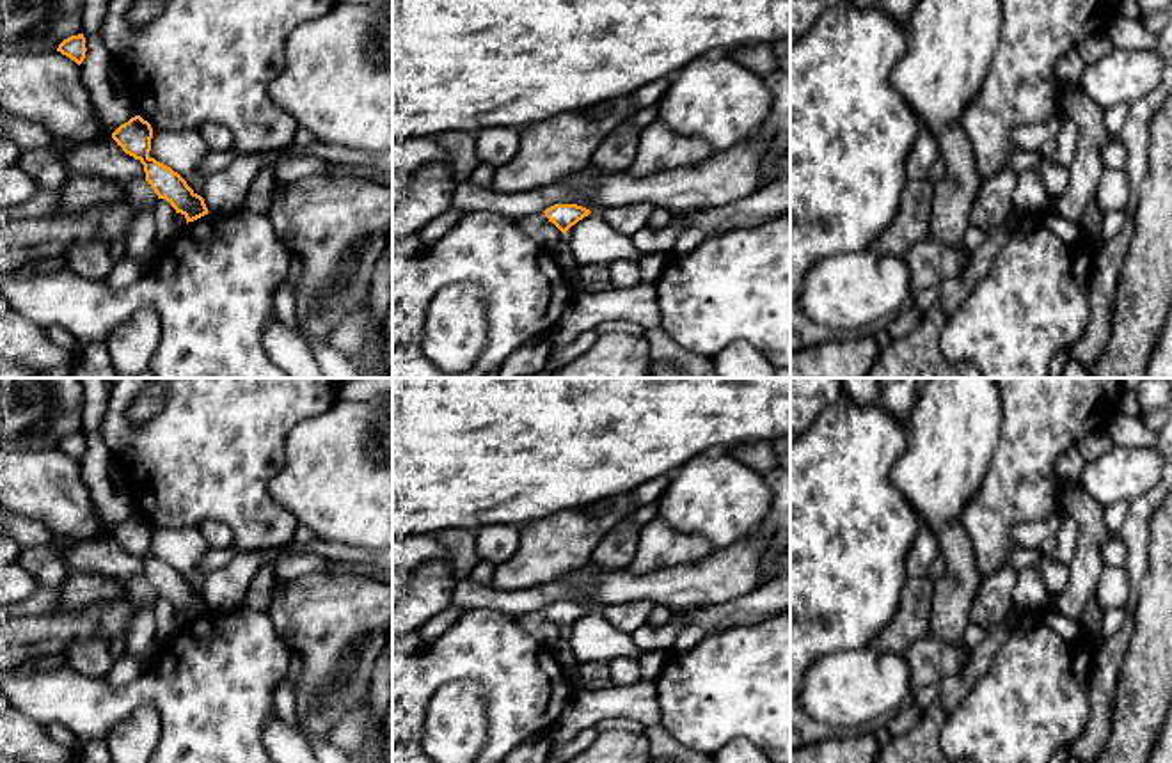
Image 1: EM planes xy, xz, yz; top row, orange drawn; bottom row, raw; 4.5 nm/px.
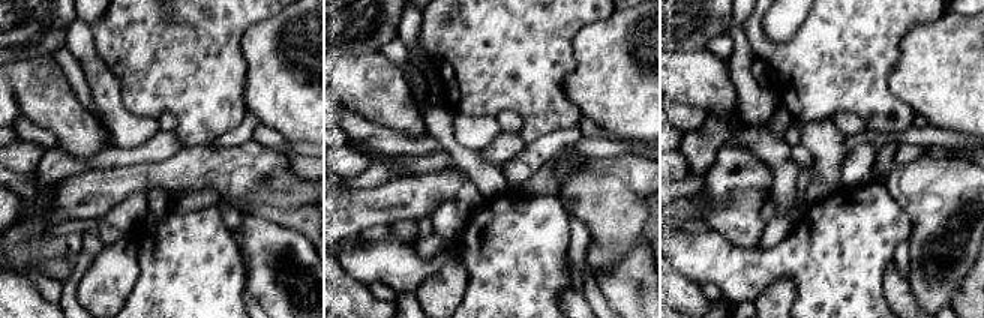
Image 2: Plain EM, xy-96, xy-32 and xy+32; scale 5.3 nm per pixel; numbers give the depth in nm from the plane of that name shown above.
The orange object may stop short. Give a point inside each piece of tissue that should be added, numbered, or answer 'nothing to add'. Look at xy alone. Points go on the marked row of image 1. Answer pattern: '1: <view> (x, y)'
nothing to add

